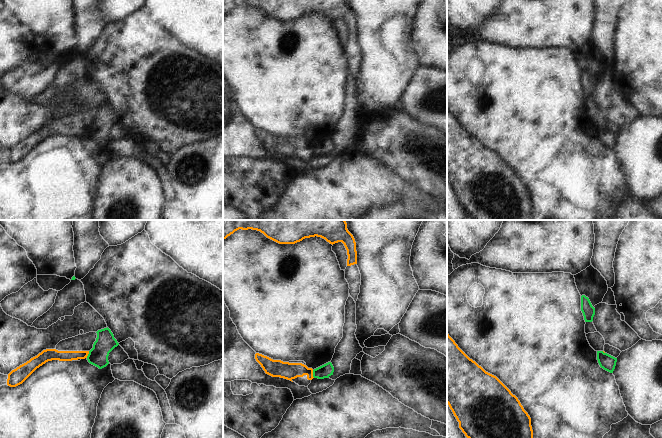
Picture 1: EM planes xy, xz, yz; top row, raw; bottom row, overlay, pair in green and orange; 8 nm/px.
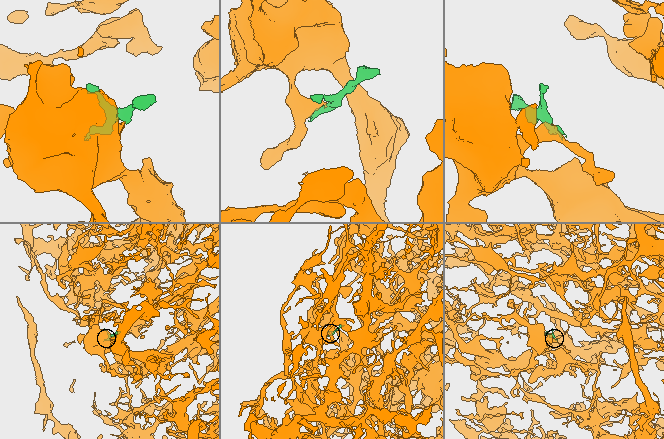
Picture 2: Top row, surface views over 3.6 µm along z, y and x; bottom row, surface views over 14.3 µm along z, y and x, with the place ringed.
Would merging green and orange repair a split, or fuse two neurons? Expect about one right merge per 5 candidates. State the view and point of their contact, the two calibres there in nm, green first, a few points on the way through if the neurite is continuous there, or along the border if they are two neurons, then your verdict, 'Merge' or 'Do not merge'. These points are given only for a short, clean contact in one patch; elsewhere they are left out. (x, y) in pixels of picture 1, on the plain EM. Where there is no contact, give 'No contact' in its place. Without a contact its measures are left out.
Touches green at xz (313, 150). Thickness 110 nm (green) against 140 nm. Boundary: xz (312, 146), (314, 153). Do not merge.

